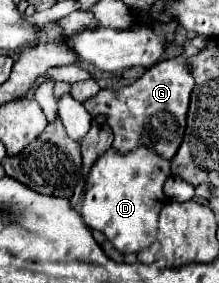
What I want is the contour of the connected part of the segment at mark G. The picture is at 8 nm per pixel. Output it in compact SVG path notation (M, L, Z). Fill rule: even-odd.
M178 55L168 61L160 61L150 67L136 83L122 89L100 89L98 95L84 101L84 107L96 115L106 115L108 125L114 131L114 145L124 153L134 149L138 143L148 143L162 153L162 157L174 157L178 151L184 129L186 113L190 105L190 93L194 89L194 77L190 73L190 63L186 55ZM170 115L170 117L168 117Z

